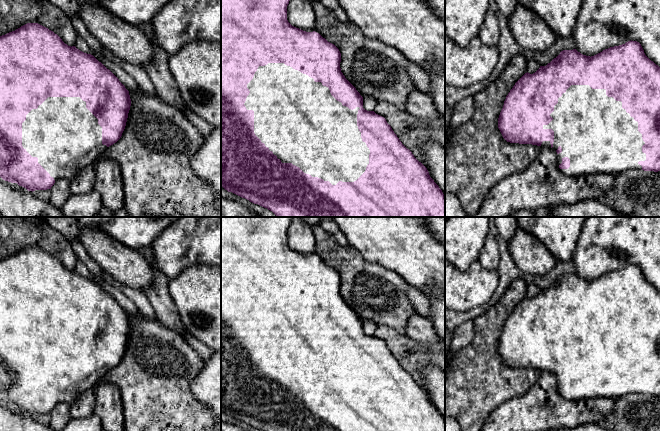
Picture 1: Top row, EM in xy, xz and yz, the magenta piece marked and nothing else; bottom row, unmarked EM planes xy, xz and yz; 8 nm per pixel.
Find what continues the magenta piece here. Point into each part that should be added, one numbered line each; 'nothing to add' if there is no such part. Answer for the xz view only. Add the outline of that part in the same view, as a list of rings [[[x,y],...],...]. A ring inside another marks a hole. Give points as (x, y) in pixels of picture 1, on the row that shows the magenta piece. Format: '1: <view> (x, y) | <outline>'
1: xz (298, 119) | [[[284,63],[259,66],[247,88],[250,93],[244,105],[247,110],[254,111],[254,133],[282,163],[292,163],[304,173],[329,181],[332,185],[339,181],[354,182],[365,172],[370,150],[362,141],[357,126],[359,107],[351,110],[343,106],[331,95],[328,87]]]

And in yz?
1: yz (598, 136) | [[[571,85],[554,106],[554,111],[550,114],[553,120],[548,125],[543,125],[543,129],[554,131],[553,149],[560,146],[562,152],[557,154],[558,164],[562,163],[564,157],[570,159],[568,169],[560,169],[566,176],[582,176],[594,173],[620,174],[629,170],[642,170],[639,161],[646,160],[646,154],[642,152],[645,142],[642,134],[638,131],[638,122],[622,108],[622,102],[616,101],[613,97],[606,95],[605,89],[592,89],[589,85]]]

